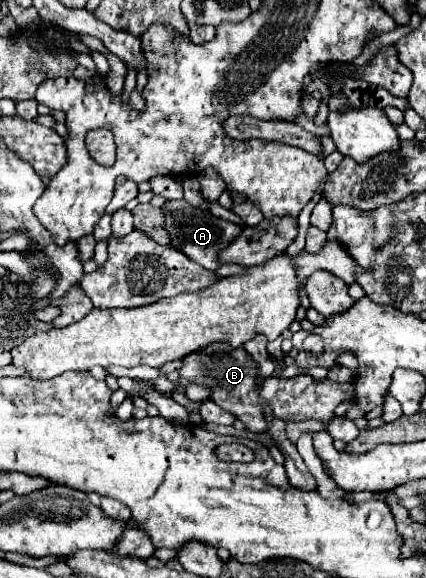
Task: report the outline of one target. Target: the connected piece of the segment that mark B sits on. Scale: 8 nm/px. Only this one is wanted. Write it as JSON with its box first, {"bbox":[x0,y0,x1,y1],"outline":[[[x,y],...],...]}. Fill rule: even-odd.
{"bbox":[179,342,353,432],"outline":[[[225,342],[209,344],[197,352],[191,352],[183,360],[183,368],[179,370],[181,378],[189,384],[199,384],[209,388],[213,400],[219,408],[237,416],[247,430],[251,432],[265,432],[269,428],[265,408],[271,408],[275,420],[319,420],[327,424],[335,416],[335,408],[339,402],[353,396],[351,384],[337,384],[329,378],[315,380],[313,376],[295,376],[295,378],[281,378],[281,376],[267,376],[265,380],[257,378],[257,362],[245,352],[245,348],[231,348]]]}

